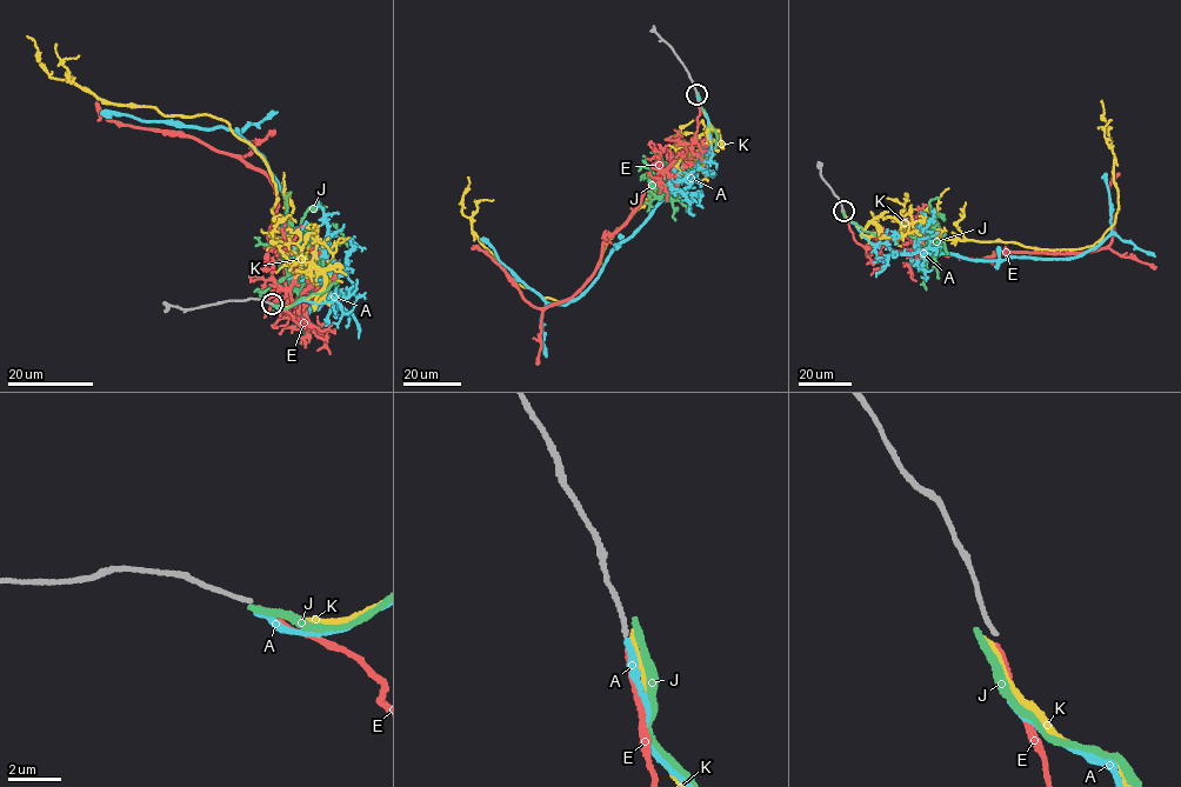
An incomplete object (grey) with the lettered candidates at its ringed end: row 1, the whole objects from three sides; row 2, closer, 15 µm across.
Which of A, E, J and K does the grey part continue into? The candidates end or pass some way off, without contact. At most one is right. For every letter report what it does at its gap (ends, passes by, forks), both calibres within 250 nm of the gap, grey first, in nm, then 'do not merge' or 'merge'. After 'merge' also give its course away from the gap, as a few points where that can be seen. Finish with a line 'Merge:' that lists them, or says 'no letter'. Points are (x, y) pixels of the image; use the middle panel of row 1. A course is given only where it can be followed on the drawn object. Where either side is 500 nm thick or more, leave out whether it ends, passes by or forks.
A: it ends there; 170 nm thick on the grey side, 240 nm on the other; do not merge
E: it ends there; 170 nm thick on the grey side, 200 nm on the other; do not merge
J: it ends there; 170 nm thick on the grey side, 320 nm on the other; do not merge
K: it ends there; 170 nm thick on the grey side, 240 nm on the other; do not merge
Merge: no letter

